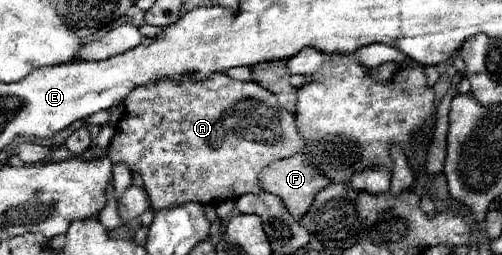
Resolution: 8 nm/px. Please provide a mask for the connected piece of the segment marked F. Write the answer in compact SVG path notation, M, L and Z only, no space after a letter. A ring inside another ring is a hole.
M298 154L266 166L262 170L260 182L266 192L280 196L288 212L300 220L308 212L316 194L332 180L318 172L318 168L302 154Z

